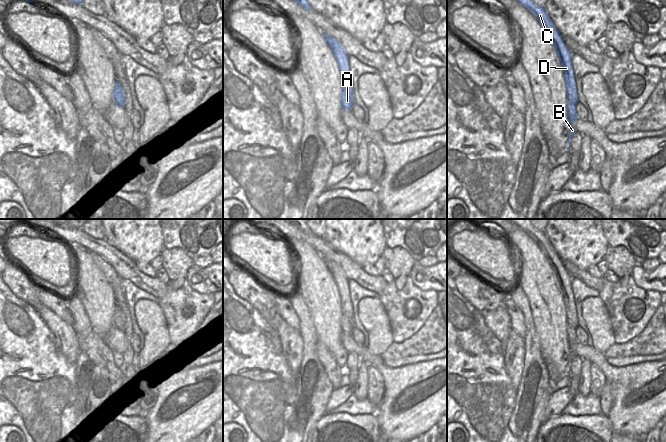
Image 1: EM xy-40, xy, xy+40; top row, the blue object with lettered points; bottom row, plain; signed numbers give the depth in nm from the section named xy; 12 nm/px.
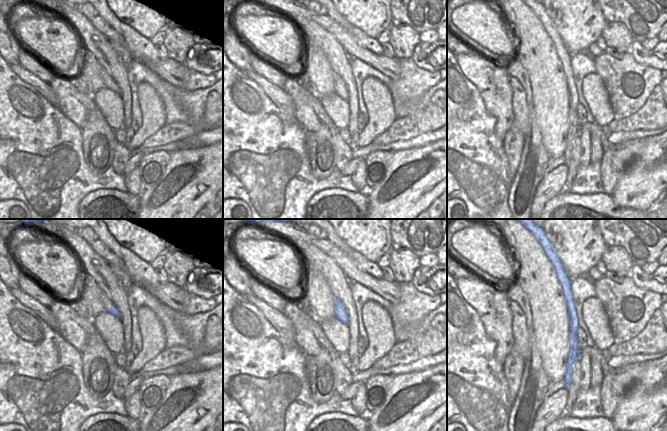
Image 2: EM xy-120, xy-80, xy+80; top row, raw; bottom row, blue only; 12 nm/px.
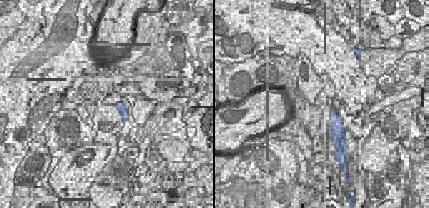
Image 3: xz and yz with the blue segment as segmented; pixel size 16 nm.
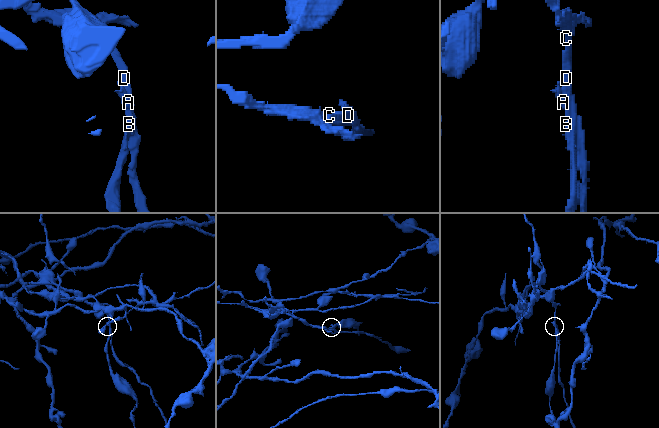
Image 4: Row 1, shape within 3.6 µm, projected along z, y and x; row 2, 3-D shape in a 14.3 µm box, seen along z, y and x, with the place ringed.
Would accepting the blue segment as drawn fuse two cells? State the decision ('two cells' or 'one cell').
two cells

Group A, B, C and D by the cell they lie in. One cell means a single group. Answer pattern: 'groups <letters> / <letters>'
groups A B / C D

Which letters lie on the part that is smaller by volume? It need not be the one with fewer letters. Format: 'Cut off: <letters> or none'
Cut off: A, B

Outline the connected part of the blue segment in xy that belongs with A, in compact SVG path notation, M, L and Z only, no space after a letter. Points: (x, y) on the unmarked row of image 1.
M341 315L341 328L345 334L352 334L353 331L353 320L350 320L347 316Z

